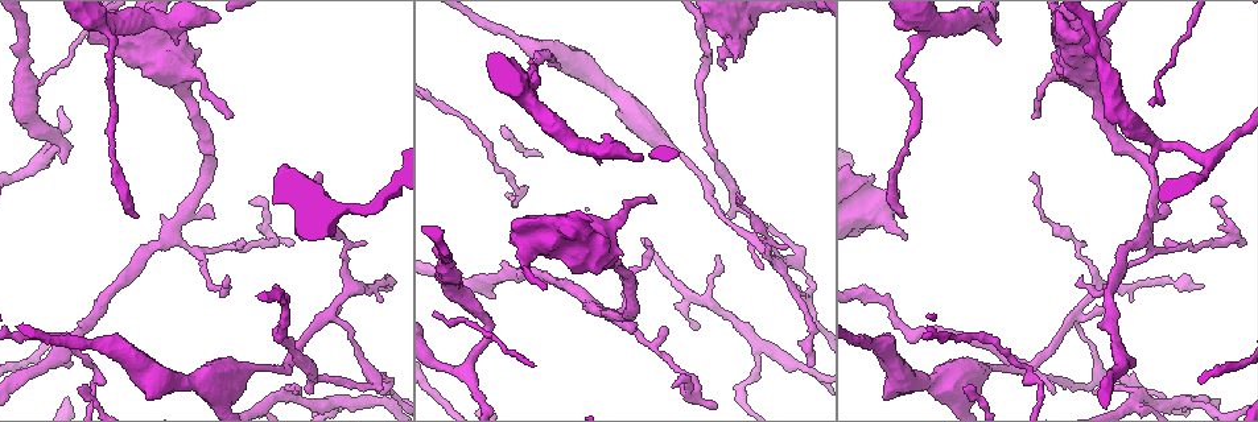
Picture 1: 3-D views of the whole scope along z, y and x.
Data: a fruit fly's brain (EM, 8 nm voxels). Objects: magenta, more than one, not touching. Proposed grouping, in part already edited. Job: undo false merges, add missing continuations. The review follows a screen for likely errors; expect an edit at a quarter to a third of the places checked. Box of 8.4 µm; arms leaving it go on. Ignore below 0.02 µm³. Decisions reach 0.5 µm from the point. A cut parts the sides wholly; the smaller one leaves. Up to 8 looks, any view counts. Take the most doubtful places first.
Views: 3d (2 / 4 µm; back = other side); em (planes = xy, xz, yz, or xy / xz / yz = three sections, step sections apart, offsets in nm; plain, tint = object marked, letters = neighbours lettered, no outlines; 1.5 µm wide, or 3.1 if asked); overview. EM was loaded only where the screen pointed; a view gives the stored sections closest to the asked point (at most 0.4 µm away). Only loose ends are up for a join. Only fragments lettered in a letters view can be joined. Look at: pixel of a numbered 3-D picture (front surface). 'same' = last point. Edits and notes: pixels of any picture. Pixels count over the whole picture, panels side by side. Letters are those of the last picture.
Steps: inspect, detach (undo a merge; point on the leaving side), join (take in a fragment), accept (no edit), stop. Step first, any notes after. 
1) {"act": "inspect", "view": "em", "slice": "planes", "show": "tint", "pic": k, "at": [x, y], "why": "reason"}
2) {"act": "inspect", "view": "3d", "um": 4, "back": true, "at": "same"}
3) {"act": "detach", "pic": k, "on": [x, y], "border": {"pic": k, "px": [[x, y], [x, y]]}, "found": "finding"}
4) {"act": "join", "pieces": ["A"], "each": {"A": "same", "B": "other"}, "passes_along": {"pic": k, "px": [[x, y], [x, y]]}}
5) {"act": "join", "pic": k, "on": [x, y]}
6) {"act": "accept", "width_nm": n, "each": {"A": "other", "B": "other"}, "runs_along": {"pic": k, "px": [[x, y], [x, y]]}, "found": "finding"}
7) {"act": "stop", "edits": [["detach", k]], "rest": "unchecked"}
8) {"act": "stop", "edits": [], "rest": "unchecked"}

{"act": "inspect", "view": "em", "slice": "xy", "step": 8, "show": "tint", "pic": 1, "at": [1076, 317], "why": "three-way junction"}

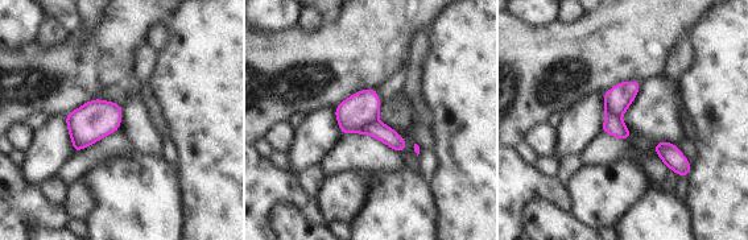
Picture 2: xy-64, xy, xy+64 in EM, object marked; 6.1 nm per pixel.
{"act": "inspect", "view": "em", "slice": "planes", "show": "letters", "at": "same"}

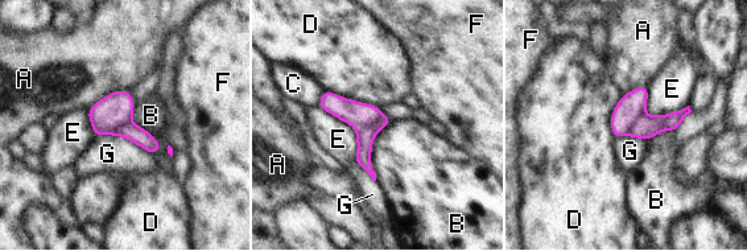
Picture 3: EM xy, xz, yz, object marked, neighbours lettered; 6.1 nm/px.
{"act": "detach", "pic": 3, "on": [364, 138], "each": {"A": "other", "B": "other", "C": "other", "D": "other", "E": "other", "F": "other", "G": "other"}, "part_leaving": {"pic": 3, "px": [[384, 119], [364, 139], [368, 168]]}, "found": "a second neuron is stuck on"}

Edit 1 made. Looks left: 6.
{"act": "inspect", "view": "overview"}

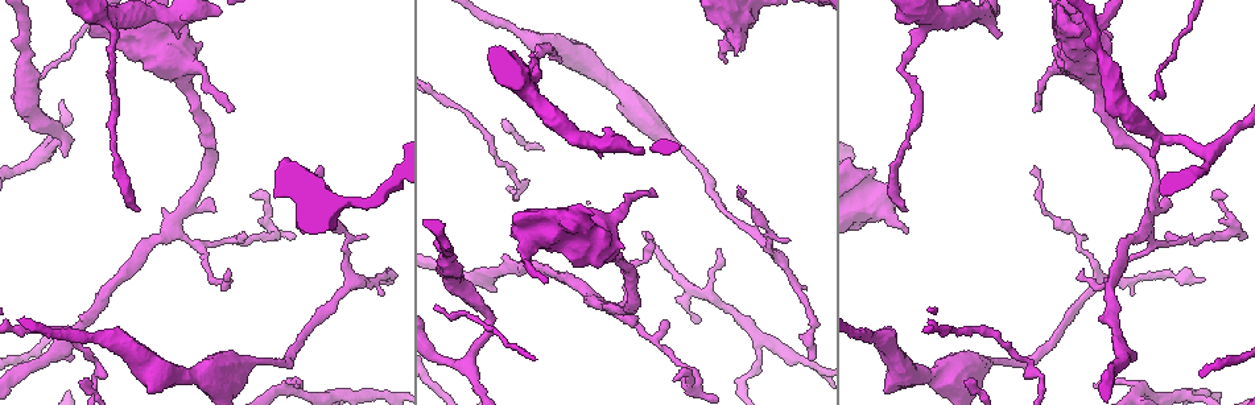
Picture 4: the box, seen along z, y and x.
{"act": "inspect", "view": "em", "slice": "xz", "step": 8, "show": "tint", "pic": 4, "at": [724, 61], "why": "free end"}

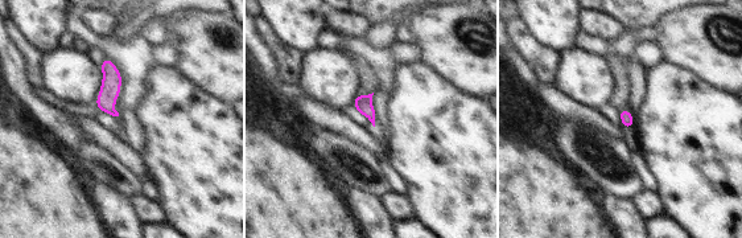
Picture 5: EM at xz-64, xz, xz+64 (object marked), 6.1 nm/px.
{"act": "inspect", "view": "em", "slice": "planes", "show": "letters", "at": "same"}

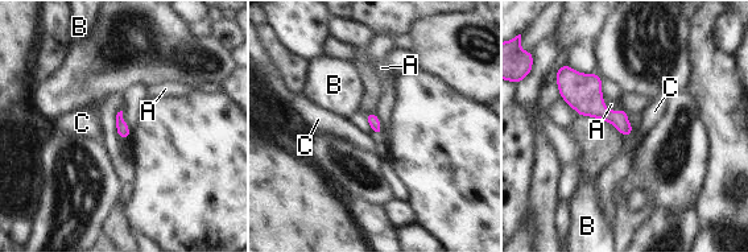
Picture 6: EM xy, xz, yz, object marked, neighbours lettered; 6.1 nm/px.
{"act": "accept", "each": {"A": "other", "B": "other", "C": "other"}, "border": {"pic": 6, "px": [[374, 133], [377, 136]]}, "found": "none of them fits"}

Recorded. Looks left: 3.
{"act": "inspect", "view": "em", "slice": "planes", "show": "letters", "pic": 4, "at": [1146, 130], "why": "sharp bend"}

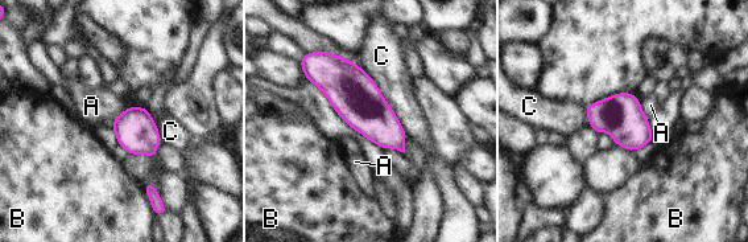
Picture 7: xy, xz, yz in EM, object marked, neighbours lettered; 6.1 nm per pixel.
{"act": "accept", "width_nm": 260, "each": {"A": "other", "B": "other", "C": "other"}, "border": {"pic": 7, "px": [[640, 102], [641, 111], [648, 119]]}, "found": "all the same neuron"}

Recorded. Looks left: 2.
{"act": "stop", "edits": [["detach", 3]], "rest": "unchecked"}

